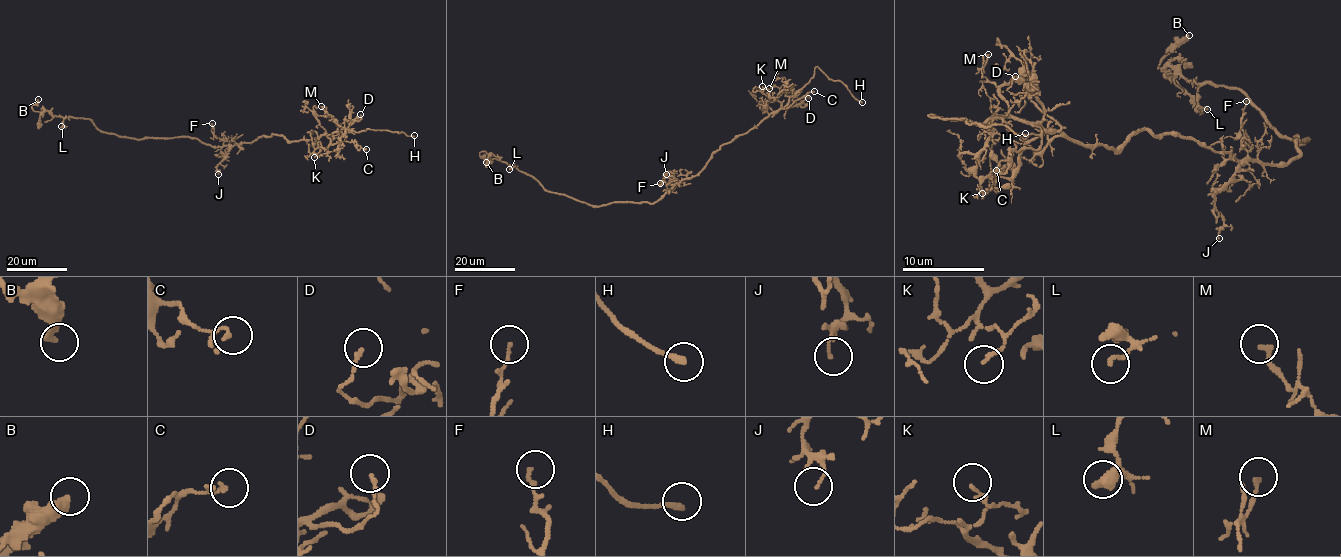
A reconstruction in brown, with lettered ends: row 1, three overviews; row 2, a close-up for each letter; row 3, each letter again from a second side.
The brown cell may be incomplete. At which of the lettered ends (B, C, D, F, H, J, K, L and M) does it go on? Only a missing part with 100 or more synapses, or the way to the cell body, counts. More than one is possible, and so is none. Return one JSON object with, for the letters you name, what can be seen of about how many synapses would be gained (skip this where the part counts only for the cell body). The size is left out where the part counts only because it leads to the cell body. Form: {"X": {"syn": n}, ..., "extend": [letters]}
{"extend": ["H"]}

